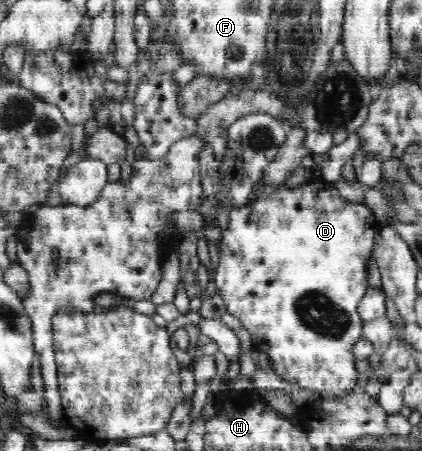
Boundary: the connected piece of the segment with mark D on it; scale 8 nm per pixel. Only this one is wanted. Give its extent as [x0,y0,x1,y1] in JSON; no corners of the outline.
[215,182,377,400]

